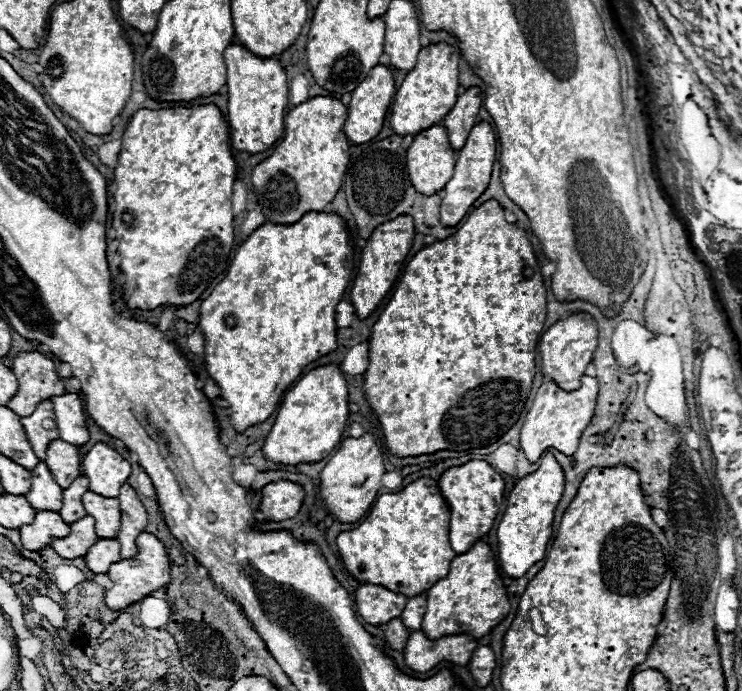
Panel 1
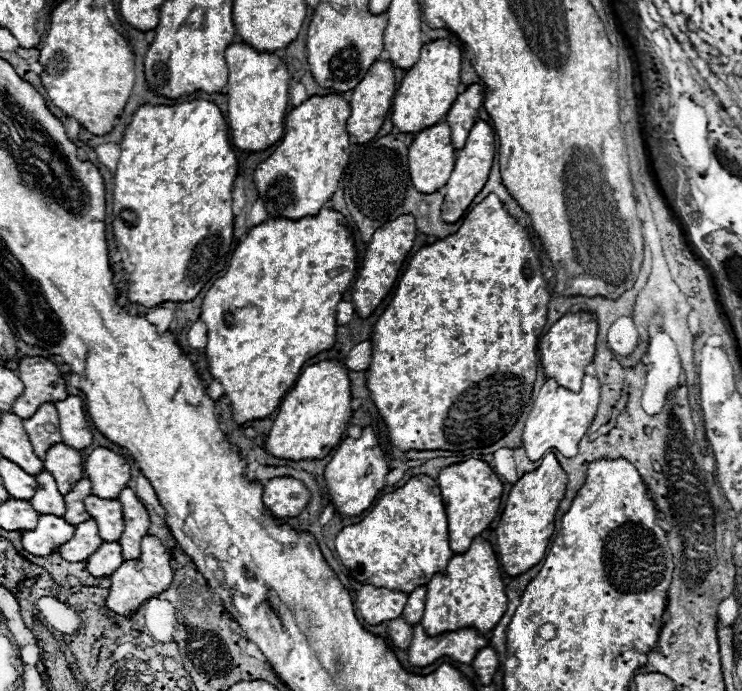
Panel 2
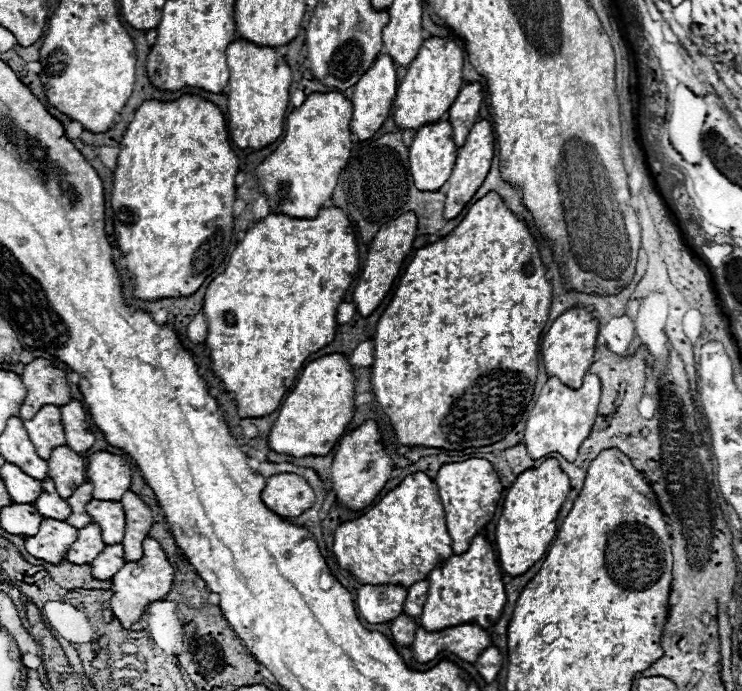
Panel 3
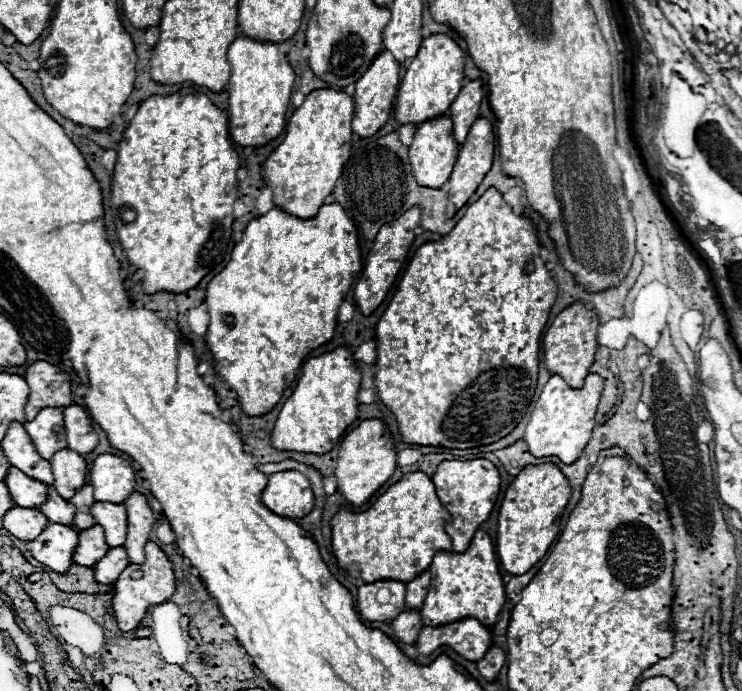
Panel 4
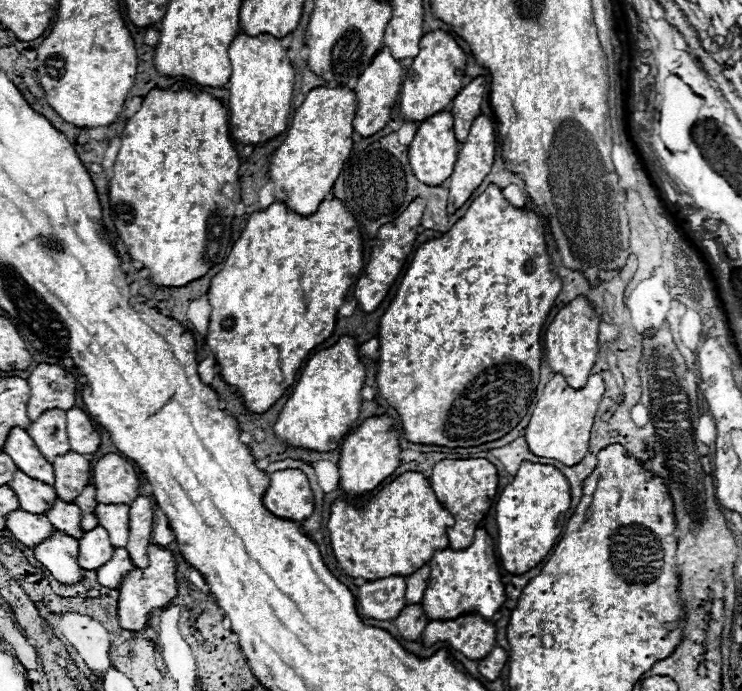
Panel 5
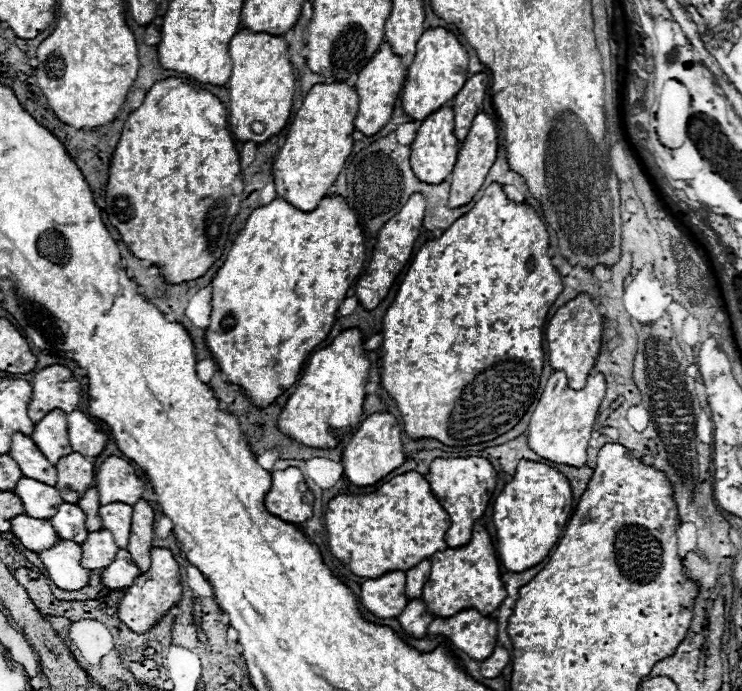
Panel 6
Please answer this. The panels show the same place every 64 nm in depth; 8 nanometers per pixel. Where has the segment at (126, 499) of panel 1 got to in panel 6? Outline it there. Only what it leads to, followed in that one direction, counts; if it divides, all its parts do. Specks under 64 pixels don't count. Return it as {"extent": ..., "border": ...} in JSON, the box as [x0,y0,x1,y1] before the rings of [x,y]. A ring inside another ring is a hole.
{"extent":[126,498,154,572],"border":[[[140,498],[132,506],[132,526],[130,526],[130,542],[126,550],[130,552],[136,566],[146,572],[150,568],[150,548],[154,538],[154,510],[148,500]]]}

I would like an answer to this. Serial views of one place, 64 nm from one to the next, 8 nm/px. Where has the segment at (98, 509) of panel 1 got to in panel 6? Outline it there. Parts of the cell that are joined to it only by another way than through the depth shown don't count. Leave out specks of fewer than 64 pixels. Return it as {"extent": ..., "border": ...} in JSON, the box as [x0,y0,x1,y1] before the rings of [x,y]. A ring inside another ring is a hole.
{"extent":[98,504,132,544],"border":[[[106,504],[98,510],[102,518],[102,526],[112,532],[116,544],[128,544],[130,536],[130,520],[132,520],[132,506],[128,504]]]}

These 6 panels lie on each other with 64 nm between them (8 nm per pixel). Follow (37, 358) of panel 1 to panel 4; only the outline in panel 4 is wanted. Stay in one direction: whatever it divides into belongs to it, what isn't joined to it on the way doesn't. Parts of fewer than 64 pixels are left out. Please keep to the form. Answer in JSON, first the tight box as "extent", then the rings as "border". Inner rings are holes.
{"extent":[24,360,74,420],"border":[[[44,360],[30,364],[24,374],[24,380],[28,382],[28,388],[30,388],[28,402],[24,406],[26,420],[34,420],[40,408],[46,408],[46,406],[64,408],[74,402],[70,376],[64,370]]]}

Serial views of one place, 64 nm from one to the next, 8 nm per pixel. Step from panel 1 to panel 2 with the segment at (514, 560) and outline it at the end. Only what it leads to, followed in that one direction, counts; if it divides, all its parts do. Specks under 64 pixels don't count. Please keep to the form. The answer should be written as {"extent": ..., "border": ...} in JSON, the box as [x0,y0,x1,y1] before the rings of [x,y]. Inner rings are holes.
{"extent":[496,454,568,578],"border":[[[546,454],[542,458],[542,464],[534,472],[526,472],[512,486],[512,490],[508,494],[508,502],[506,502],[504,512],[502,512],[502,518],[500,518],[498,528],[496,528],[500,568],[508,576],[516,578],[544,558],[546,548],[550,544],[550,538],[554,534],[554,532],[546,532],[546,530],[548,530],[548,524],[556,516],[560,500],[564,498],[566,484],[568,484],[568,476],[562,470],[562,466],[558,464],[556,456]]]}

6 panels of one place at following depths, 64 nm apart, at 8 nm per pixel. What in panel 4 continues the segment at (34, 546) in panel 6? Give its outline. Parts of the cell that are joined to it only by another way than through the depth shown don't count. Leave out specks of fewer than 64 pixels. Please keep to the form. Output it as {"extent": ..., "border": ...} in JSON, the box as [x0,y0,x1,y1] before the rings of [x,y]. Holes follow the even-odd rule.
{"extent":[2,506,48,542],"border":[[[14,506],[4,514],[2,528],[6,528],[12,536],[24,542],[30,542],[44,530],[44,524],[48,524],[48,520],[40,510]]]}

